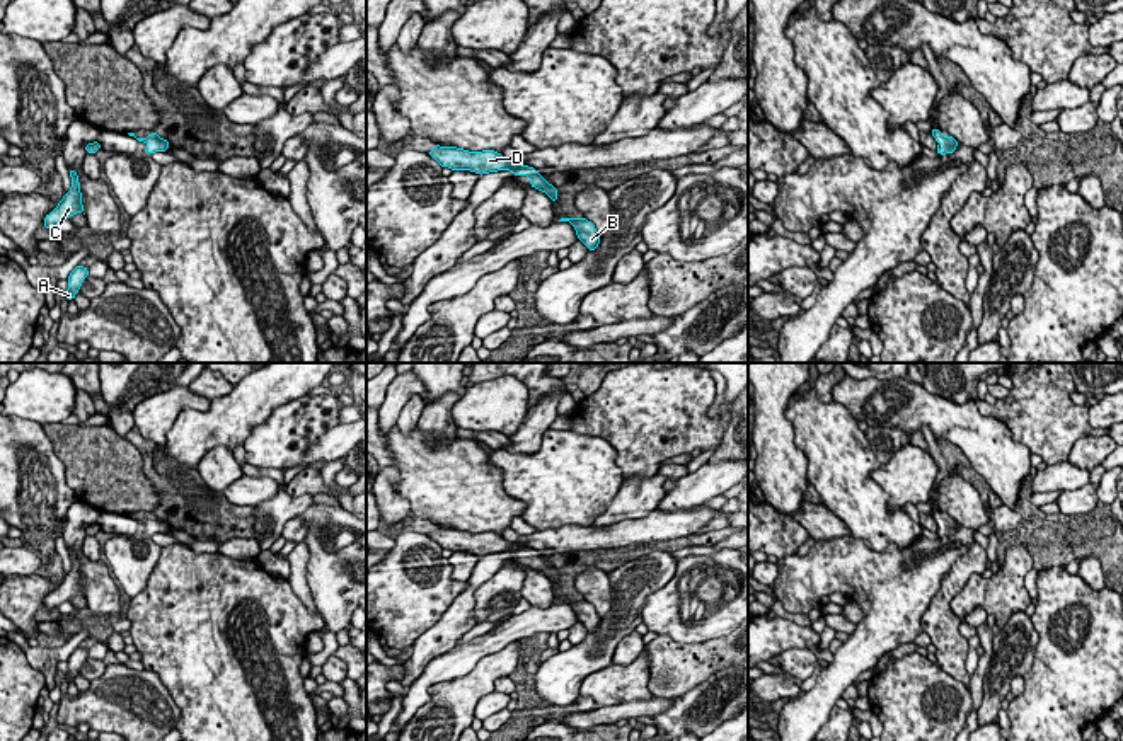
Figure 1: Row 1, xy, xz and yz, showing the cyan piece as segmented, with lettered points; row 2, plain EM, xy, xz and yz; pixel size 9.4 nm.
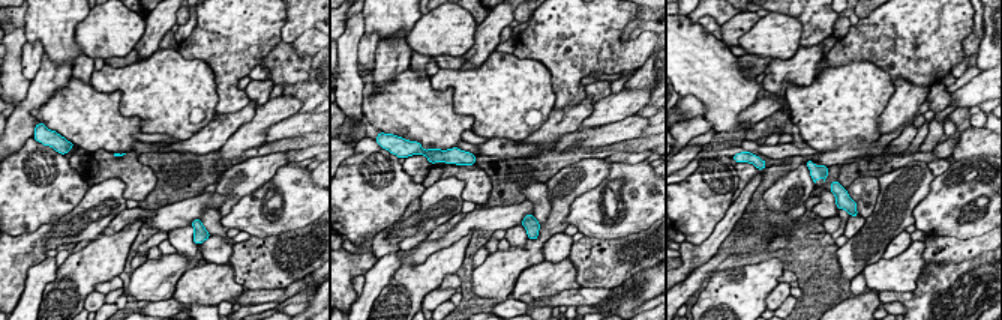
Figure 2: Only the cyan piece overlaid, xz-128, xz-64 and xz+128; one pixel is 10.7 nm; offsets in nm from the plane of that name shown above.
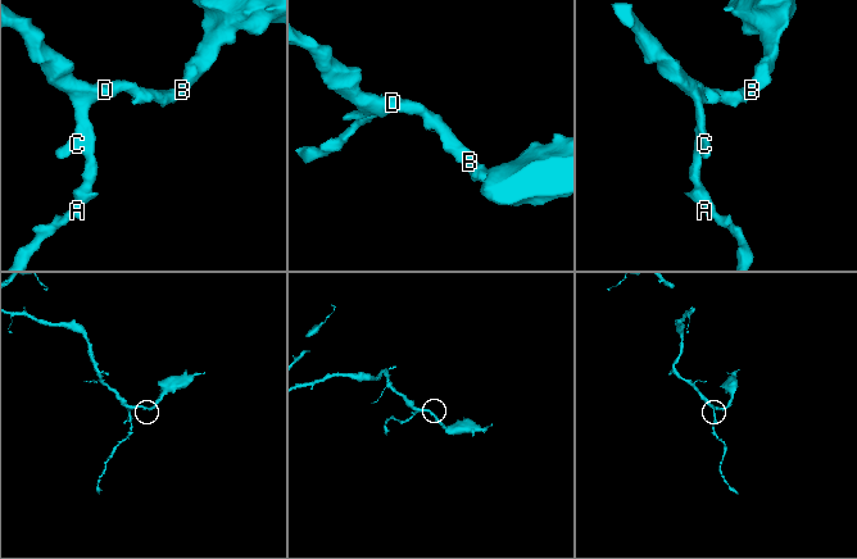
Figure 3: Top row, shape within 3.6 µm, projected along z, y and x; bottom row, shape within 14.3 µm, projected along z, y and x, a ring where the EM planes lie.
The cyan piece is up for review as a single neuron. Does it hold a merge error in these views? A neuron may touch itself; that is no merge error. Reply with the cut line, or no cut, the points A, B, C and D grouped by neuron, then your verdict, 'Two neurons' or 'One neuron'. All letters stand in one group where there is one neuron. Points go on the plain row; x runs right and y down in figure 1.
No split. Groups: A B C D. One neuron

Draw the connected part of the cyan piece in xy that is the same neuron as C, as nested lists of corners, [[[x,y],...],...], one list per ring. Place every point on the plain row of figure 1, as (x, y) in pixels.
[[[68,550],[68,554],[72,559],[72,571],[63,577],[58,588],[49,596],[44,598],[44,610],[53,610],[63,600],[84,595],[78,557],[73,550]]]

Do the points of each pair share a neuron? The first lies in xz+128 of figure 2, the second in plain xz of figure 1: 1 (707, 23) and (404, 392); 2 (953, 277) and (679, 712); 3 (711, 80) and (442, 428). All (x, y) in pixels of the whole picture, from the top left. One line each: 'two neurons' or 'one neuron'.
1: two neurons
2: one neuron
3: two neurons

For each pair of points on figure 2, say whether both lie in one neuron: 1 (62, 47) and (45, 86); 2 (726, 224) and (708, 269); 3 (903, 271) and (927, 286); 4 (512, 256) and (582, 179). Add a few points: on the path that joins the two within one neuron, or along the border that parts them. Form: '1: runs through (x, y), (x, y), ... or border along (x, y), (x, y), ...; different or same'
1: border along (44, 51), (51, 60), (72, 66); different
2: border along (729, 235), (687, 277); different
3: border along (921, 271), (912, 290), (885, 292); different
4: runs through (534, 247), (555, 223), (560, 202); same

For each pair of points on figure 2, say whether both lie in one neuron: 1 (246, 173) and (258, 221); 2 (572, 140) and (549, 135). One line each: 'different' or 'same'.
1: different
2: different

